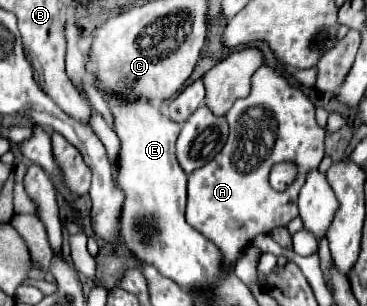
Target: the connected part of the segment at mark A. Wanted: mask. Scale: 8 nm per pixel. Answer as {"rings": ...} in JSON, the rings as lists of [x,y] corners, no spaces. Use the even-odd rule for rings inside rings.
{"rings":[[[262,66],[252,76],[252,92],[240,98],[226,114],[230,124],[230,136],[222,152],[202,168],[188,176],[188,206],[186,220],[202,232],[210,242],[214,242],[228,262],[238,258],[238,252],[252,242],[256,234],[268,234],[272,228],[286,226],[298,216],[298,192],[304,184],[308,170],[316,168],[324,156],[324,128],[318,126],[314,118],[314,104],[302,92],[300,86],[290,82],[278,68]],[[278,162],[292,162],[298,168],[296,180],[286,188],[286,192],[272,190],[268,182],[270,168]]]}

